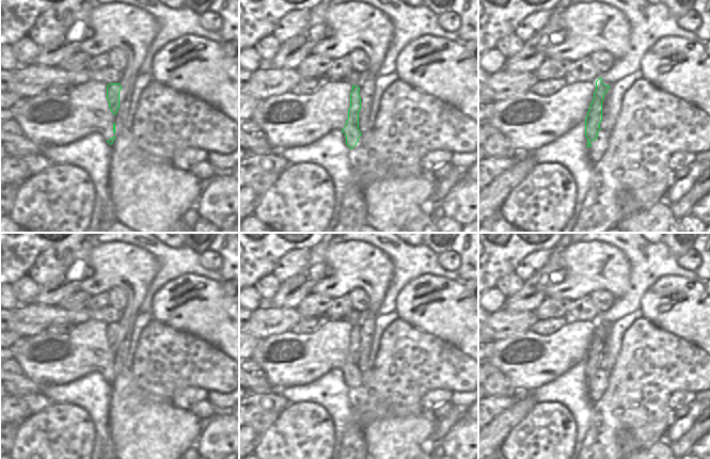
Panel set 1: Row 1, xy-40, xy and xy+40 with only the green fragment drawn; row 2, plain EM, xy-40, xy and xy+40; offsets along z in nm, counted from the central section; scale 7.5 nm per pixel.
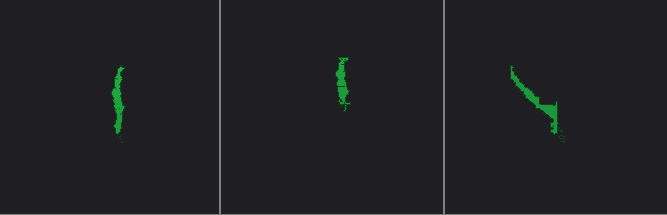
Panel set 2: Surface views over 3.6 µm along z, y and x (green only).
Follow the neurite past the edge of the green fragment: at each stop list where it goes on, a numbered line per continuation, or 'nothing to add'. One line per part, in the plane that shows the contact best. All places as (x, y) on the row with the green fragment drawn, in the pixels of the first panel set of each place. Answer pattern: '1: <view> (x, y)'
nothing to add

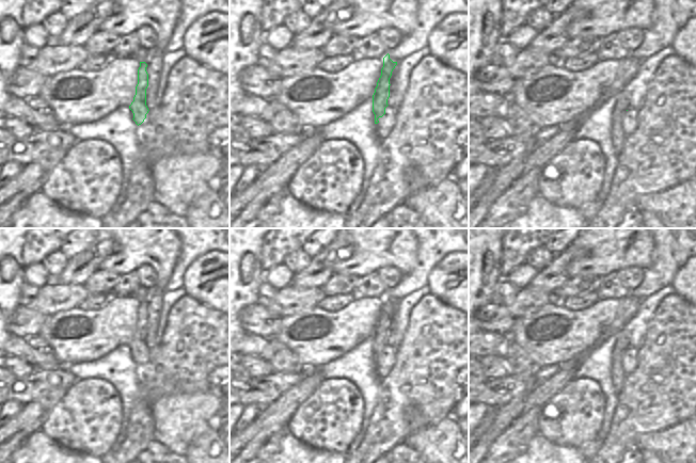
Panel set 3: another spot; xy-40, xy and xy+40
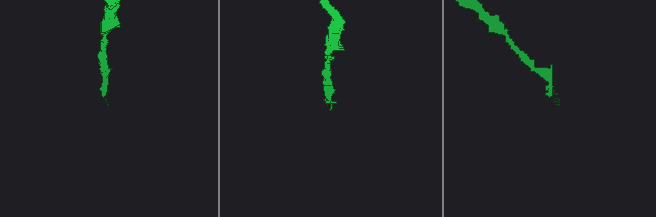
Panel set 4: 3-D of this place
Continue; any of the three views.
nothing to add

